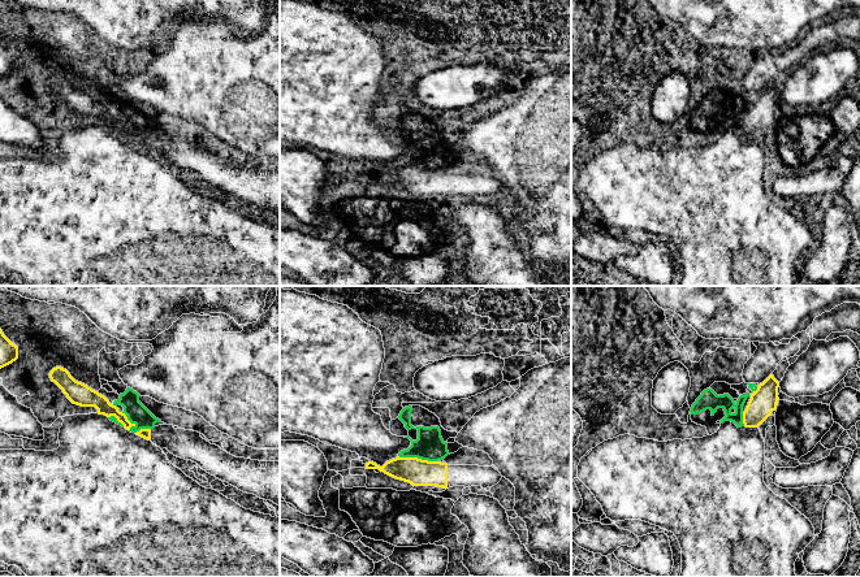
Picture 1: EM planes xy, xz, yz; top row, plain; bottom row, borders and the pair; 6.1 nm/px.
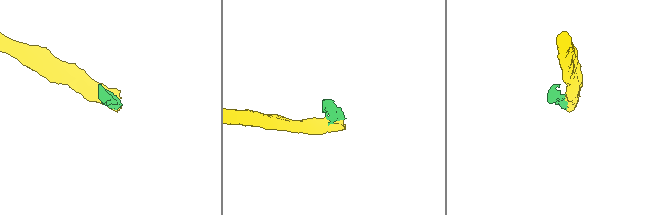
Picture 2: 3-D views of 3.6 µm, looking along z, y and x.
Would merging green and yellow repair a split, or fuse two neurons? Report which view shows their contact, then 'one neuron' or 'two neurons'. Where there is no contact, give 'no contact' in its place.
contact in xz; two neurons

